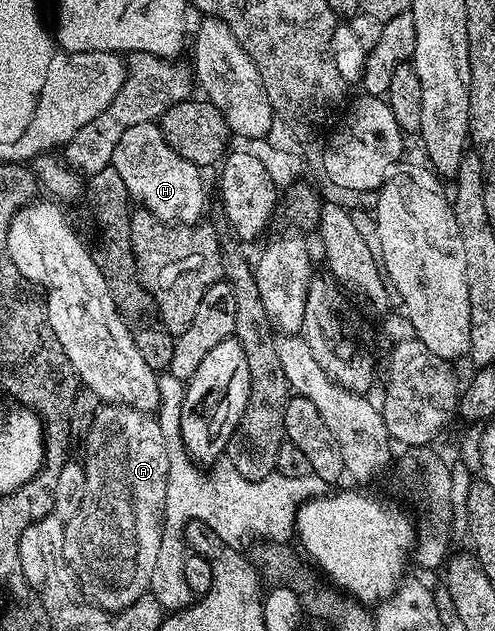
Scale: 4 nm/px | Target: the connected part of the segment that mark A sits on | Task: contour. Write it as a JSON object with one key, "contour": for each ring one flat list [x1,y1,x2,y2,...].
{"contour":[[104,404,96,412,92,425,88,428,88,457,82,460,86,470,86,495,82,497,82,506,72,516,67,517,64,526,64,557,68,559,80,583,80,590,91,603,108,612,121,612,138,598,142,598,150,589,150,578,158,557,159,543,162,542,164,528,164,503,166,502,166,476,170,465,167,462,165,439,155,415,128,408,125,404]]}

